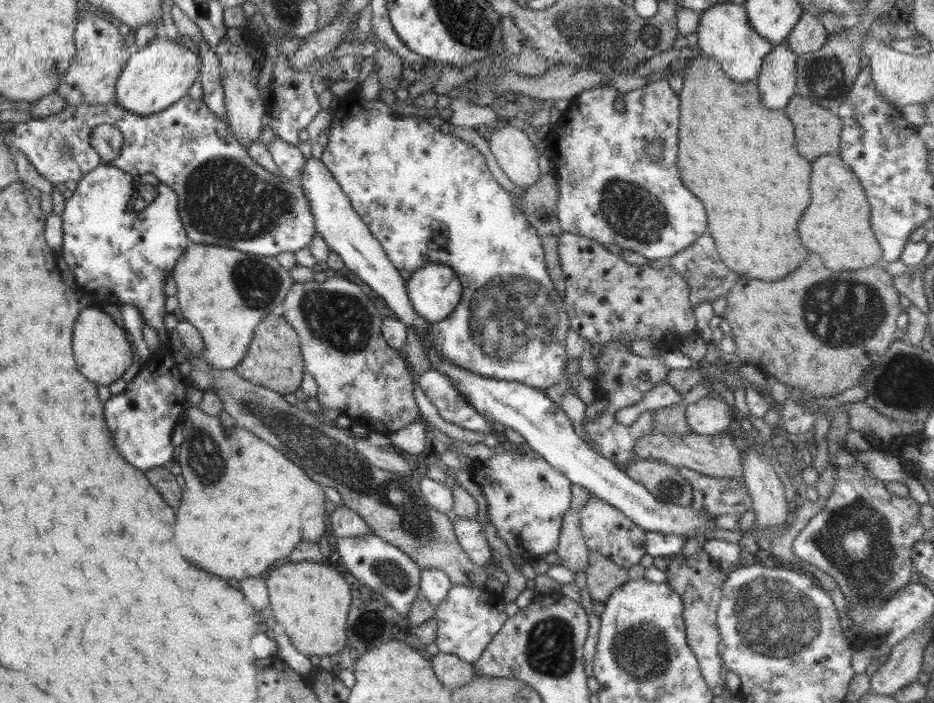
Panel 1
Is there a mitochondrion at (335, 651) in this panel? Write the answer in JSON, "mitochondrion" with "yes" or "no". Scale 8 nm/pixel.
{"mitochondrion":"no"}

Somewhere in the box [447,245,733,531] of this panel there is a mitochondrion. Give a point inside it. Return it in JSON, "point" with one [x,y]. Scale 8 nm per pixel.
{"point":[514,320]}

